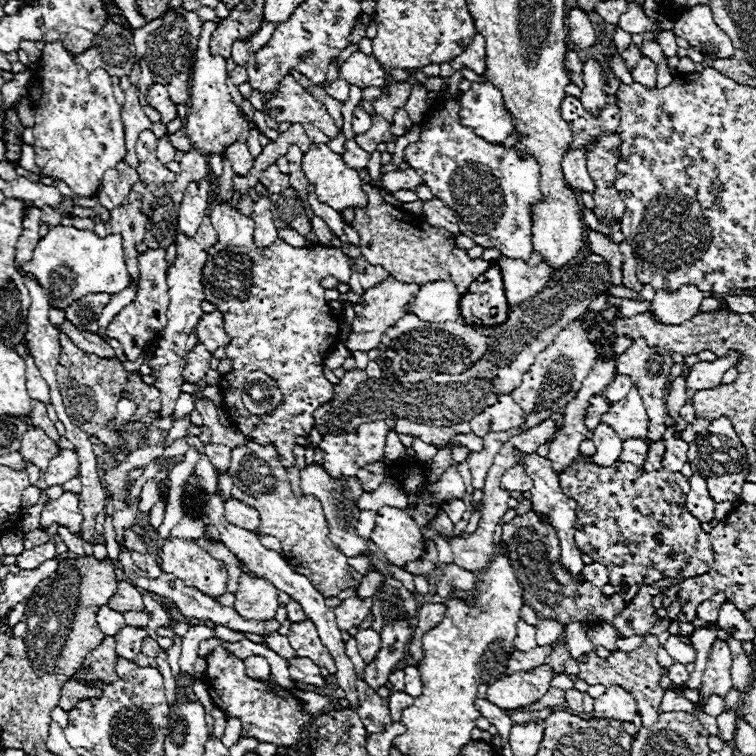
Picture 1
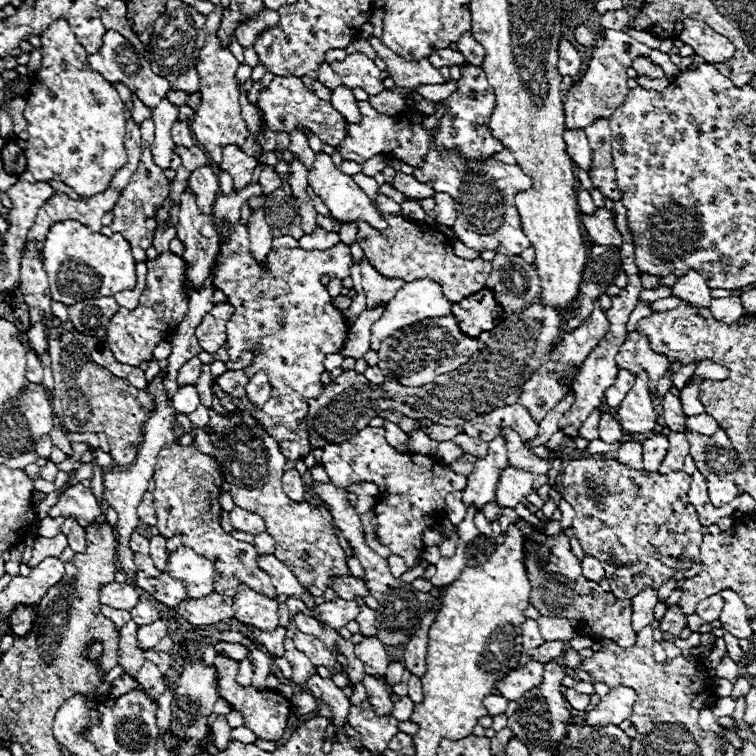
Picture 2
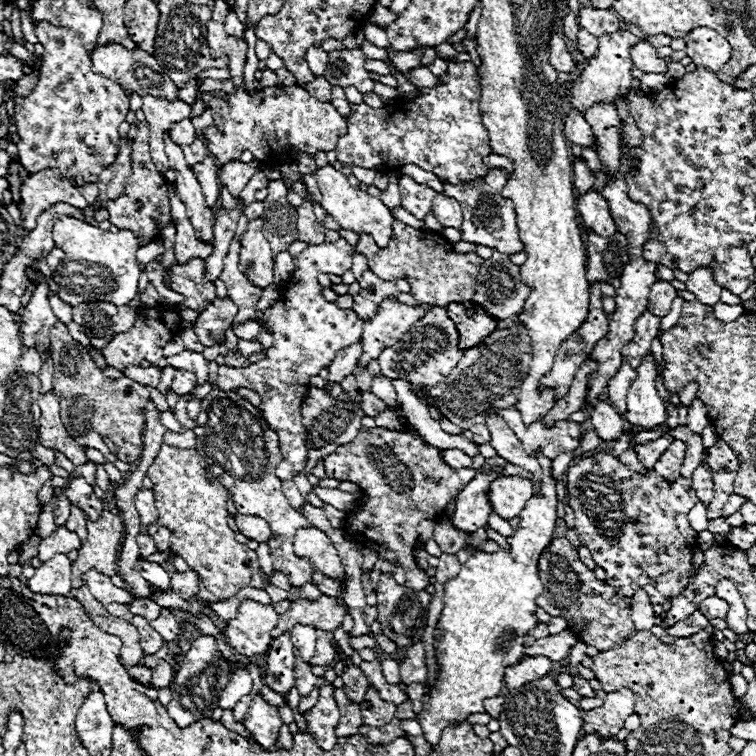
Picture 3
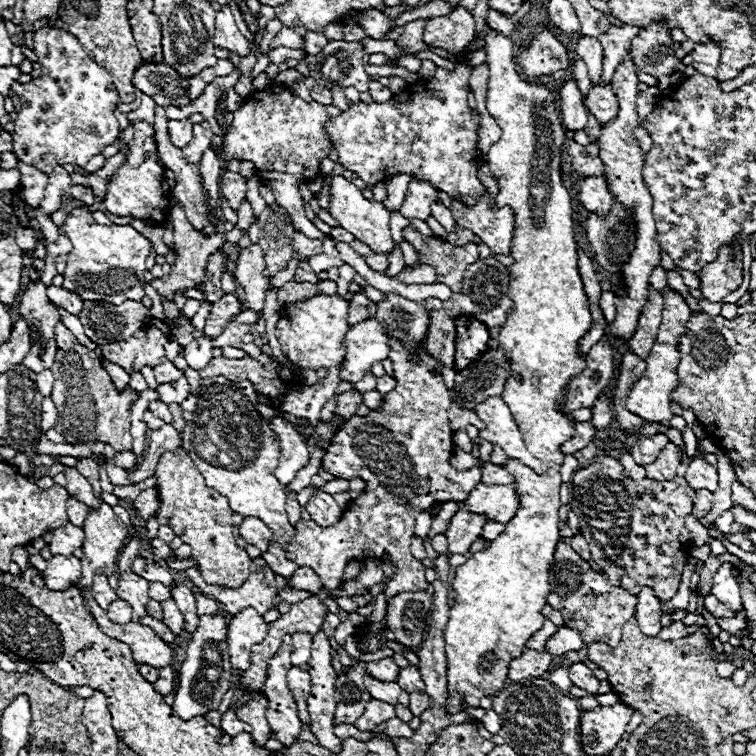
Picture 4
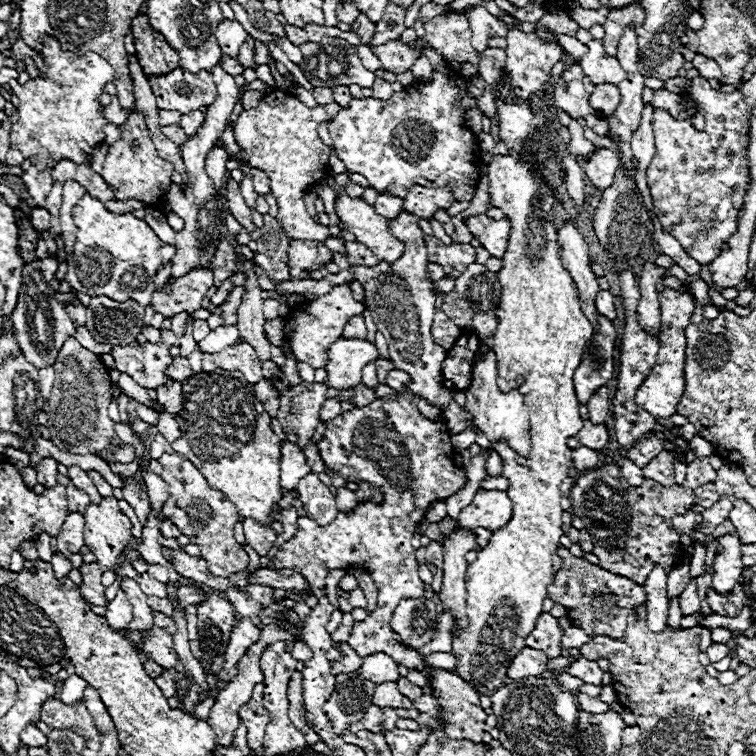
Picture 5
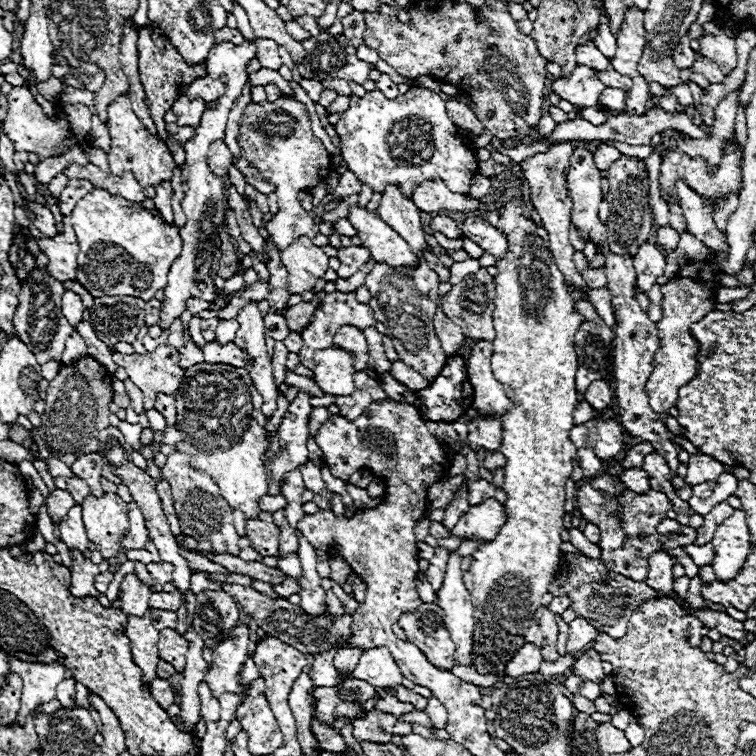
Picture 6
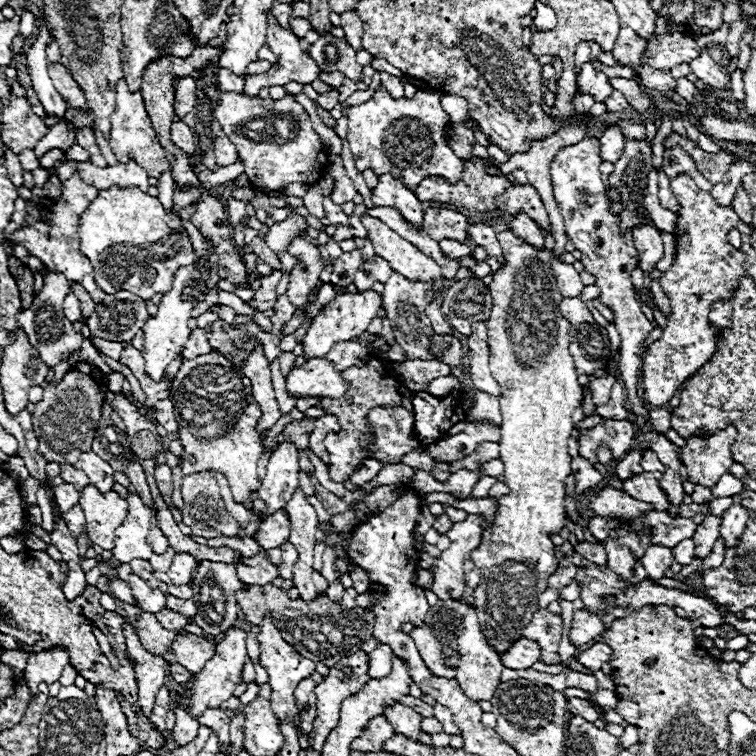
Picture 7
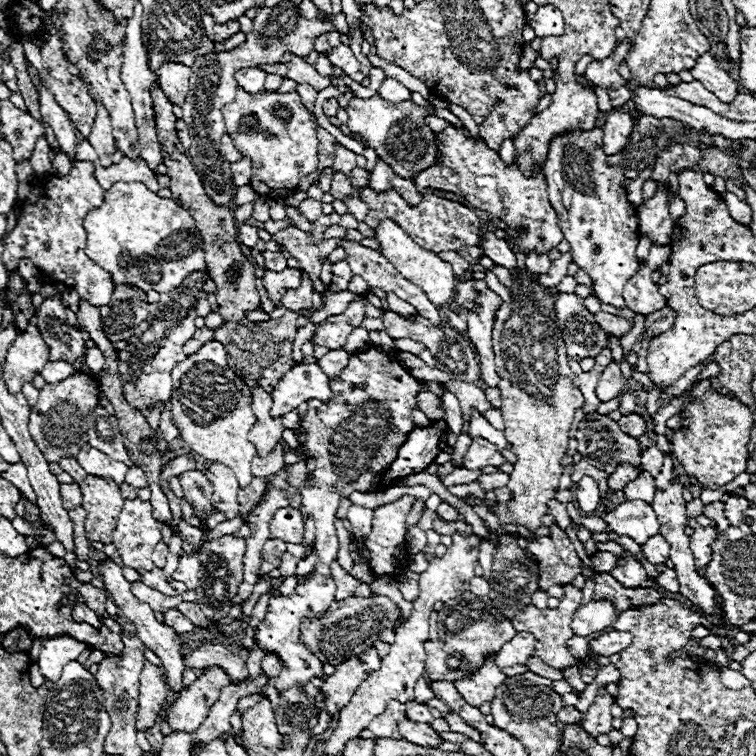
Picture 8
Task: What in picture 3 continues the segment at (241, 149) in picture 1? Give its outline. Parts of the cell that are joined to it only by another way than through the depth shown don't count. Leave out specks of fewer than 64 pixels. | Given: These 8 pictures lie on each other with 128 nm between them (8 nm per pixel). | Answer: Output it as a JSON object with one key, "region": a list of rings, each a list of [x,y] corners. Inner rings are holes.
{"region":[[[234,160],[234,162],[228,162],[228,164],[224,164],[222,168],[220,168],[220,184],[222,186],[226,186],[228,188],[228,192],[238,200],[240,198],[240,192],[242,192],[242,188],[250,182],[250,178],[256,174],[256,172],[260,172],[262,170],[262,166],[260,166],[260,162],[248,162],[248,164],[242,164],[242,162],[238,162],[238,160]]]}

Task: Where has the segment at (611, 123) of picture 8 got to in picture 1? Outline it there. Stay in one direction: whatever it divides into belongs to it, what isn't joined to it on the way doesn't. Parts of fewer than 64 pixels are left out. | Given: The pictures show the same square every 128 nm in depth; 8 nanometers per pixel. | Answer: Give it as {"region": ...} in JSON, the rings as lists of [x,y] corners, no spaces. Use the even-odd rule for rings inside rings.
{"region":[[[588,228],[588,242],[590,242],[590,250],[594,254],[600,254],[604,258],[608,258],[610,262],[610,274],[612,274],[612,286],[622,286],[622,254],[616,242],[612,242],[608,236],[604,236],[602,232],[590,230]]]}

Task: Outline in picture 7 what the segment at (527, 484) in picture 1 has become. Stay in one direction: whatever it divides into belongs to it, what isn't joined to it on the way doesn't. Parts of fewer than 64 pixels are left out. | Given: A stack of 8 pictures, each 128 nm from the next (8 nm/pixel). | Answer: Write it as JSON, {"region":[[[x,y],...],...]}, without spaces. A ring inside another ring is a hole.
{"region":[[[468,514],[464,522],[456,522],[446,532],[446,536],[450,538],[450,548],[444,550],[430,568],[434,580],[430,590],[440,600],[458,600],[464,594],[464,562],[482,542],[480,520],[480,516]]]}

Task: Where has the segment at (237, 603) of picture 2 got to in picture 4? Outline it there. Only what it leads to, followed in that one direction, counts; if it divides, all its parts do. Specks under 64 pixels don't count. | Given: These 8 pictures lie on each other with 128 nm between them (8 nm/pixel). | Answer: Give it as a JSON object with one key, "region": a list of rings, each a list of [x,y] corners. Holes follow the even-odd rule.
{"region":[[[246,608],[232,616],[228,622],[228,654],[234,670],[246,670],[250,666],[250,650],[256,642],[264,640],[268,624],[254,610]]]}

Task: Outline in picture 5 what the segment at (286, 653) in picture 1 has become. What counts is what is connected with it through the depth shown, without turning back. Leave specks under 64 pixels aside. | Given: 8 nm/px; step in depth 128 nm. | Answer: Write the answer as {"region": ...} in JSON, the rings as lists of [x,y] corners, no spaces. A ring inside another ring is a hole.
{"region":[[[296,670],[296,674],[292,674],[290,682],[288,682],[288,702],[290,702],[290,716],[292,716],[292,724],[296,726],[296,730],[300,730],[306,738],[308,746],[314,746],[316,742],[320,742],[320,738],[316,736],[316,732],[308,726],[306,718],[304,718],[304,698],[302,698],[302,672]]]}

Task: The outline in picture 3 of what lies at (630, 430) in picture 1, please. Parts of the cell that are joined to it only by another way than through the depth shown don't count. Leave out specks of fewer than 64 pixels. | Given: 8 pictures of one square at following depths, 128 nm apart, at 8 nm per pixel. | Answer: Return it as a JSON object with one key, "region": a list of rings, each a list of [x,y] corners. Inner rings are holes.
{"region":[[[648,352],[644,356],[644,362],[638,366],[638,376],[632,382],[626,396],[626,406],[628,406],[626,420],[634,426],[654,428],[664,424],[668,416],[666,406],[656,390],[656,376],[658,376],[658,364],[652,352]]]}

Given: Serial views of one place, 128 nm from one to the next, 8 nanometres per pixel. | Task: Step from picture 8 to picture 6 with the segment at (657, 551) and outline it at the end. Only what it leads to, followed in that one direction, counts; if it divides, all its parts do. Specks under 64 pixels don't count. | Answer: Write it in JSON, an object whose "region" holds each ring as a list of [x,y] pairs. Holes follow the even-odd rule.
{"region":[[[658,550],[648,558],[648,578],[646,584],[654,590],[660,590],[662,596],[668,596],[672,592],[672,558],[666,550]]]}

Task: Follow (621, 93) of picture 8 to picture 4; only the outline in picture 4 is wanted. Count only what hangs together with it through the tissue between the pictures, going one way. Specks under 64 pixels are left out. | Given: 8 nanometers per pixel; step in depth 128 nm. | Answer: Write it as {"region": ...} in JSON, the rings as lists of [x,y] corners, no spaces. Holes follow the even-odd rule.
{"region":[[[592,86],[586,96],[586,108],[594,114],[600,126],[612,120],[618,114],[618,100],[612,86]]]}

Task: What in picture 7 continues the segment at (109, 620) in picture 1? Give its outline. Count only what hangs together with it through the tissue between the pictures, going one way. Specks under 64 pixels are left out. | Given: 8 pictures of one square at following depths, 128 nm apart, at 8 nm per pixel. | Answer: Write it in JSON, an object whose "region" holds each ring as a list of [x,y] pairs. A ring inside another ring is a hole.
{"region":[[[130,574],[128,584],[132,586],[132,596],[134,596],[136,602],[142,606],[144,612],[156,614],[156,612],[160,612],[162,608],[166,608],[166,594],[160,592],[160,590],[150,588],[140,576]]]}

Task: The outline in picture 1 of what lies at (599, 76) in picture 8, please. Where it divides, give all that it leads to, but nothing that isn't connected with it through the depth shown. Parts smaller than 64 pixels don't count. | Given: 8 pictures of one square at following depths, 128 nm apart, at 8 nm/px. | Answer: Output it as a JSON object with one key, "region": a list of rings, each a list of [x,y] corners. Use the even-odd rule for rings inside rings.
{"region":[[[568,148],[564,154],[564,160],[562,160],[562,166],[564,166],[564,174],[568,178],[568,184],[576,192],[580,192],[580,190],[594,192],[594,182],[586,168],[586,150],[584,148],[578,148],[578,150]]]}

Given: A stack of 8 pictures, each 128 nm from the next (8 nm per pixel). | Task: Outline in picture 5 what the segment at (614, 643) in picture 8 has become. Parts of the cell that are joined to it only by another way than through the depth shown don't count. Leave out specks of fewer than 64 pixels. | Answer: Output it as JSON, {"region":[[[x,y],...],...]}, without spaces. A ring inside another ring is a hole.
{"region":[[[580,656],[576,662],[572,662],[570,668],[566,668],[566,672],[582,678],[586,684],[594,684],[594,686],[600,686],[602,676],[604,676],[604,670],[598,666],[598,662],[596,660],[586,660],[584,656]]]}

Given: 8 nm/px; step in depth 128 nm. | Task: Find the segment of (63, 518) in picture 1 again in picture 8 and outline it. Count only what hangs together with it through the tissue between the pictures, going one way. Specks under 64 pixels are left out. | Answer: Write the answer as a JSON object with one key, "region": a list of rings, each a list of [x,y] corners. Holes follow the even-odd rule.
{"region":[[[84,444],[76,458],[88,474],[96,474],[96,476],[102,476],[102,478],[112,478],[116,484],[122,484],[126,472],[130,470],[126,464],[108,458],[104,452],[92,448],[90,444]]]}

